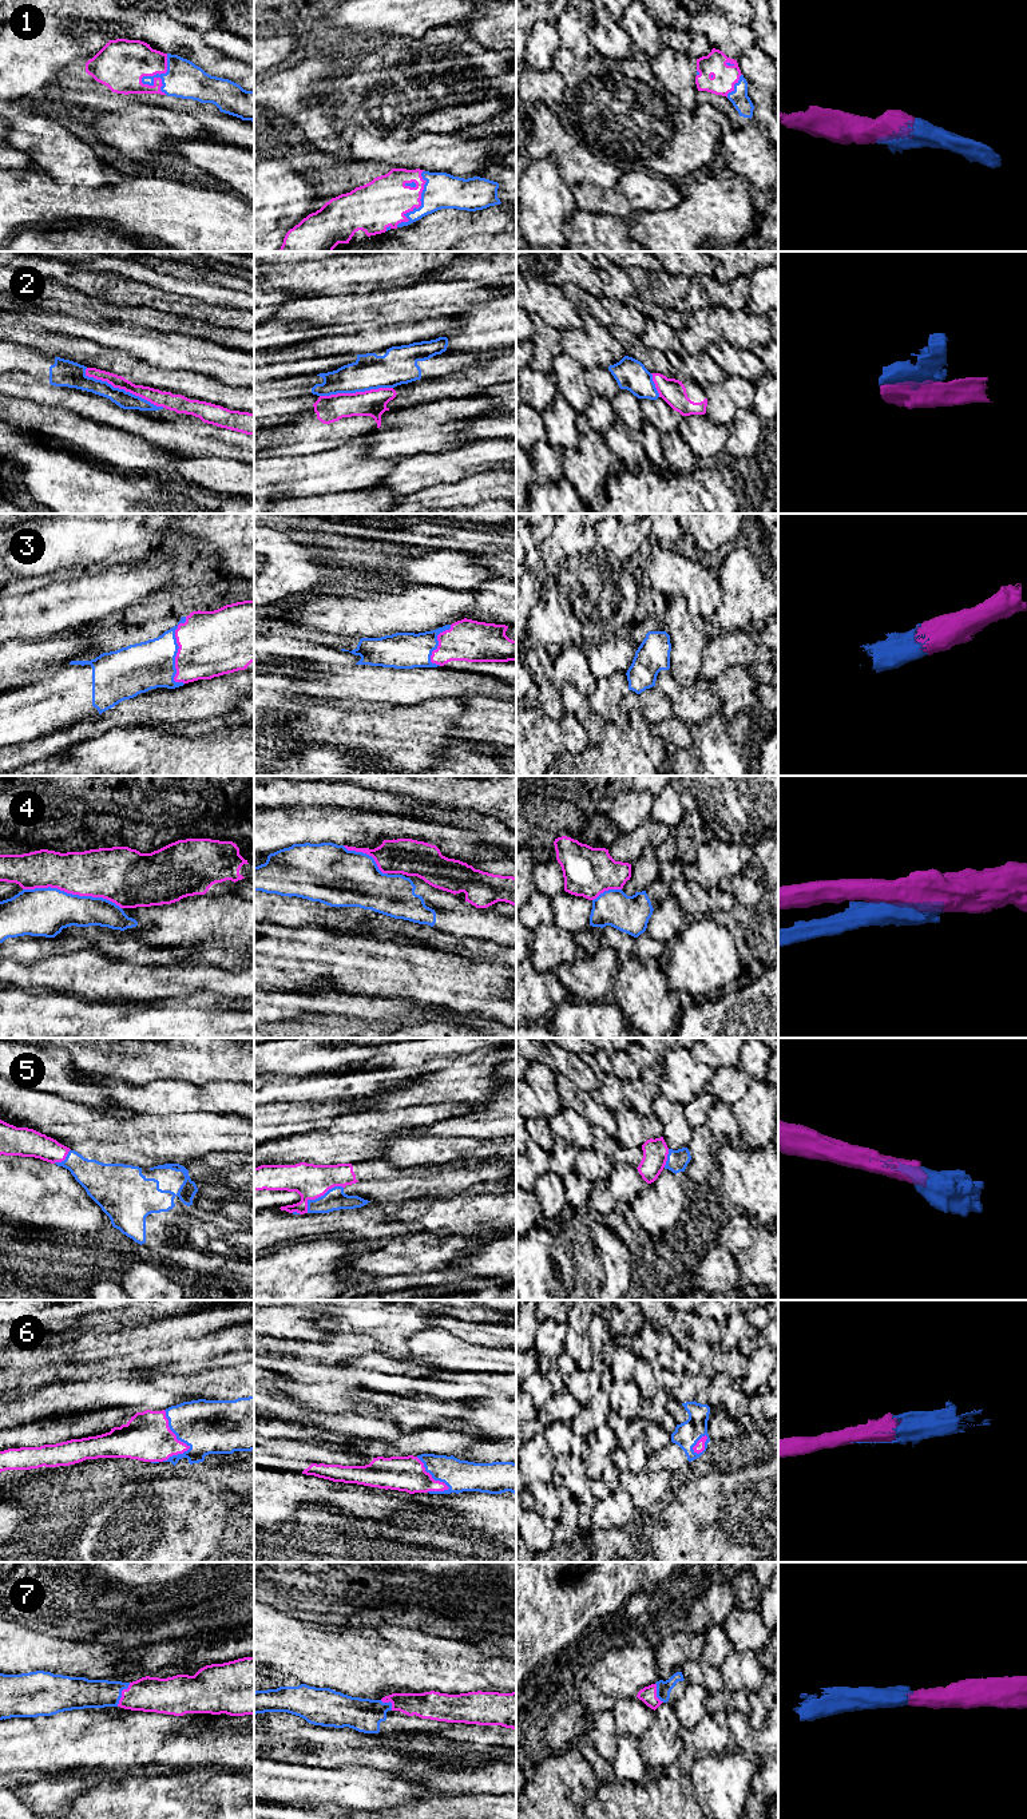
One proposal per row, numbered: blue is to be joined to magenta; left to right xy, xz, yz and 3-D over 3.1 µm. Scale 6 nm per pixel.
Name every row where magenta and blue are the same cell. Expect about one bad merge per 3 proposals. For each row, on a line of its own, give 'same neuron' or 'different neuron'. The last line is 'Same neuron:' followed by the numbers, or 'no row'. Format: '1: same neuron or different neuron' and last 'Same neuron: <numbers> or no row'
1: same neuron
2: different neuron
3: same neuron
4: different neuron
5: same neuron
6: same neuron
7: same neuron
Same neuron: 1, 3, 5, 6, 7

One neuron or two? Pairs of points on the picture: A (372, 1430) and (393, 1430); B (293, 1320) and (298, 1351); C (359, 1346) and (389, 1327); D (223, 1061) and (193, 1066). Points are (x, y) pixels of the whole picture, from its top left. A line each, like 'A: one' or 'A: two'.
A: one
B: two
C: two
D: one

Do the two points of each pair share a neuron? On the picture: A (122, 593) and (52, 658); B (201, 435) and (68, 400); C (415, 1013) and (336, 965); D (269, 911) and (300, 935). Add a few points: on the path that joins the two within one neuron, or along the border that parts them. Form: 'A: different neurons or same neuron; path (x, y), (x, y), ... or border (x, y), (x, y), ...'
A: different neurons; border (76, 634), (46, 638)
B: same neuron; path (167, 430), (165, 427), (119, 419), (102, 409)
C: different neurons; border (355, 993), (365, 995), (407, 995), (416, 1001)
D: different neurons; border (268, 922), (290, 927), (322, 927)

